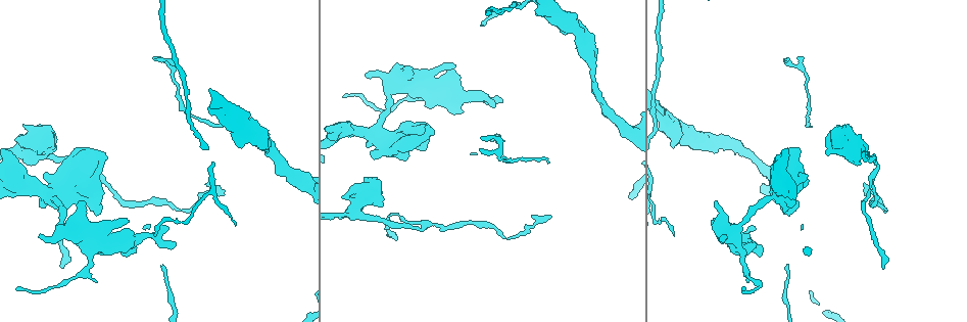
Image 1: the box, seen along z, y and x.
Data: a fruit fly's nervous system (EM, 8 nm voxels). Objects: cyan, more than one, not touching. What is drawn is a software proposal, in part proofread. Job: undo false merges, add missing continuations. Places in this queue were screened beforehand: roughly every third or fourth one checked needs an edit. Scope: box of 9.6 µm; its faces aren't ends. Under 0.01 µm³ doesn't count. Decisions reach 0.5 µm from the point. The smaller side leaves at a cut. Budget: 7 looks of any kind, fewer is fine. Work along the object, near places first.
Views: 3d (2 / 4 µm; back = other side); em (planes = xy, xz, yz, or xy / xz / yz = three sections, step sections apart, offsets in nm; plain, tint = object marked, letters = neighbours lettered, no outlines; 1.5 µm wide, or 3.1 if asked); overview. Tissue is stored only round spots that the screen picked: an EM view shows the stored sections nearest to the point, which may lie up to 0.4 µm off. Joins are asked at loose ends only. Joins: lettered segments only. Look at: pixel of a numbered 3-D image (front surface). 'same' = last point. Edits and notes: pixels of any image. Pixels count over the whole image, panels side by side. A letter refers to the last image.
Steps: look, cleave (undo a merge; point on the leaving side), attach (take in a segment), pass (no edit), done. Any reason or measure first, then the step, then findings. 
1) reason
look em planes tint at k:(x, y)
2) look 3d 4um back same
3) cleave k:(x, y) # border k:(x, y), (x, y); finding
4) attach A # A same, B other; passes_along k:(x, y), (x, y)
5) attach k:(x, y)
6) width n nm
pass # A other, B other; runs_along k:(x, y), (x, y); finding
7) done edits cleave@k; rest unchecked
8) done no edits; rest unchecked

free end
look 3d 2um at 1:(16, 290)

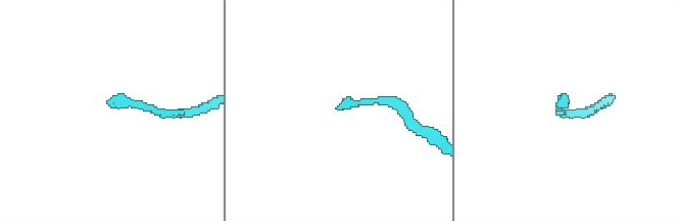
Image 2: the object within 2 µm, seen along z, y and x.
look em yz step 4 letters at 2:(566, 99)

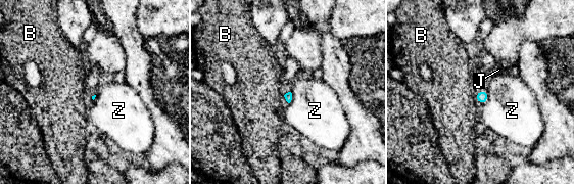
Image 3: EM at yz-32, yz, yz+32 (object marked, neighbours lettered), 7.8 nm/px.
another direction
look em planes letters same

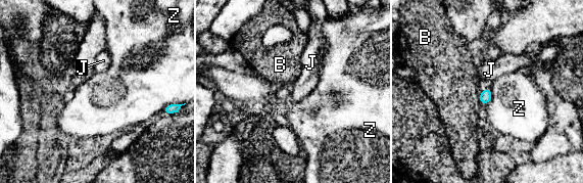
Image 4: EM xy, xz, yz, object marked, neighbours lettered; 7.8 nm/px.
pass # B other, J other, Z other; border 4:(491, 88), (491, 99), (484, 104); none of them fits

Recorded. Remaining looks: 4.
free end
look em xy step 8 letters at 1:(136, 252)

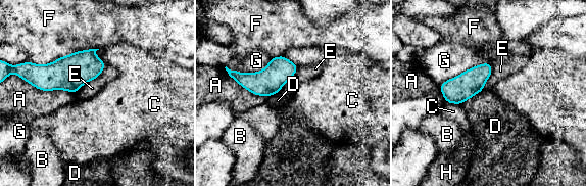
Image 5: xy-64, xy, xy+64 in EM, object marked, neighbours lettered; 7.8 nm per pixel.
pass # A other, B other, C other, D other, E other, F other, G other, H other; border 5:(97, 49), (95, 54), (106, 64); none of them fits

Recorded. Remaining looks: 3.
look em xy step 8 tint at 1:(882, 267)

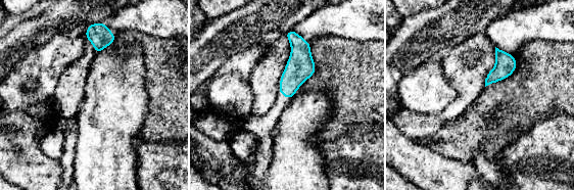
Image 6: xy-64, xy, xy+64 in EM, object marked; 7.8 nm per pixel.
another direction
look em yz step 8 letters same

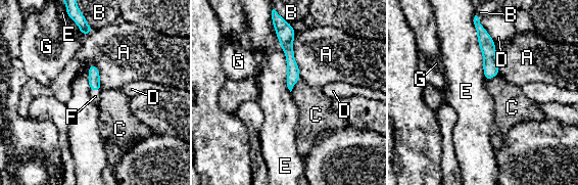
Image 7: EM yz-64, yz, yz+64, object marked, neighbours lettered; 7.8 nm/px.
width 70 nm
attach F # A other, B other, C other, D other, E other, F same, G other; the neuron continues

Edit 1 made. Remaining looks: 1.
done edits attach@7; rest unchecked

